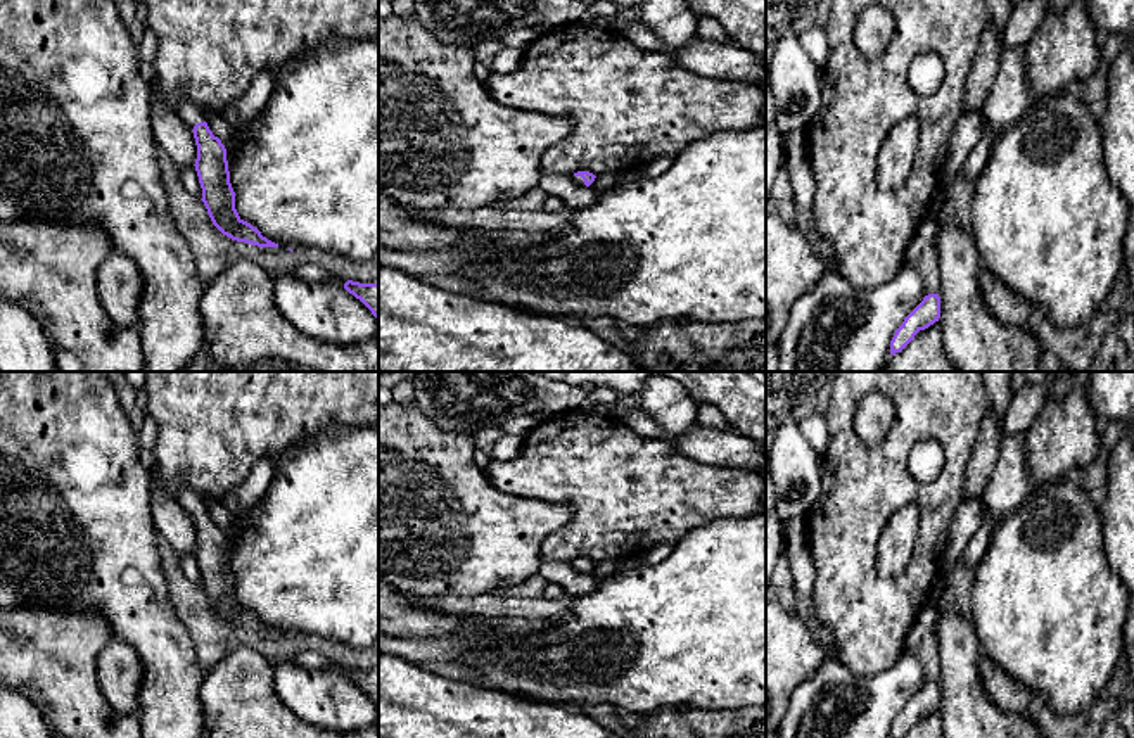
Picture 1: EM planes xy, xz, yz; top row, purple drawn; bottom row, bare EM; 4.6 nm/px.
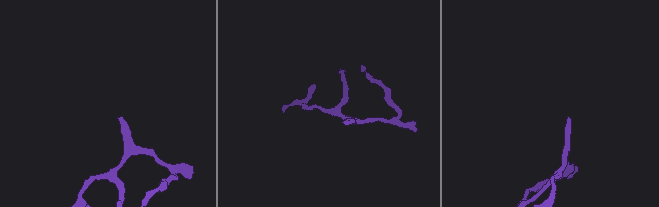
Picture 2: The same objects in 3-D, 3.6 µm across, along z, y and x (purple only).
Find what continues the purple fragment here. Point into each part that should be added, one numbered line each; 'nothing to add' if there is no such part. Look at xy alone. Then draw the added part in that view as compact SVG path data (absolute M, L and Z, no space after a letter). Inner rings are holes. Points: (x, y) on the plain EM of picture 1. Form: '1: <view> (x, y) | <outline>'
1: xy (187, 498) | M183 486L178 491L178 503L187 510L188 515L194 517L197 510L204 510L204 498L199 496L194 489Z

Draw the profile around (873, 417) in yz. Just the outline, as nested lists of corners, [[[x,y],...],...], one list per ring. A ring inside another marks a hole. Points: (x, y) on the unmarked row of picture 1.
[[[873,392],[857,404],[854,427],[864,444],[876,444],[887,436],[892,418],[890,401],[883,394]]]

